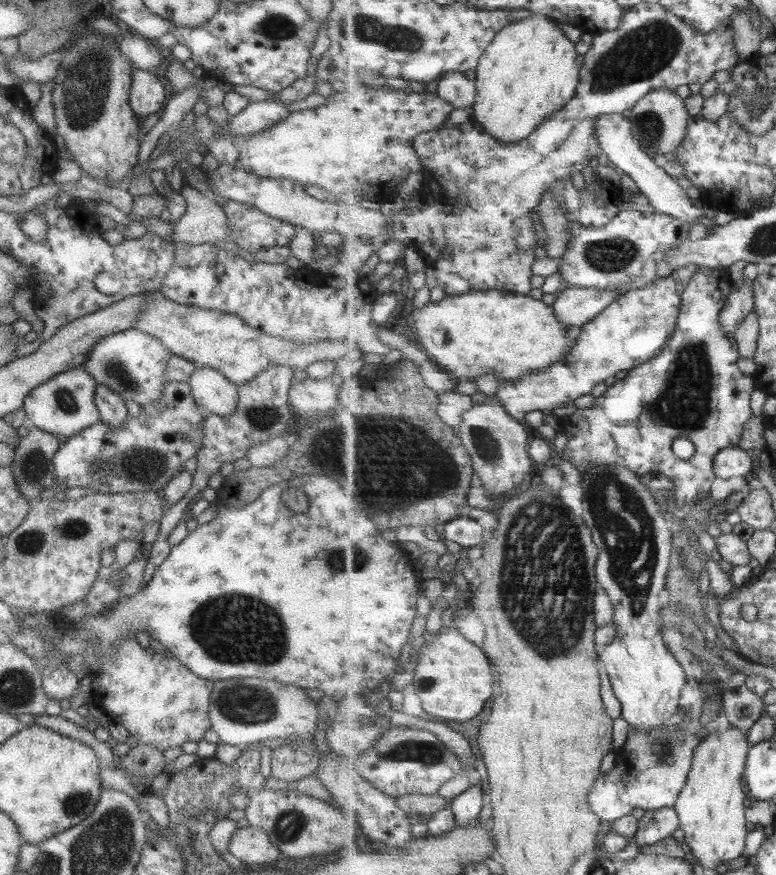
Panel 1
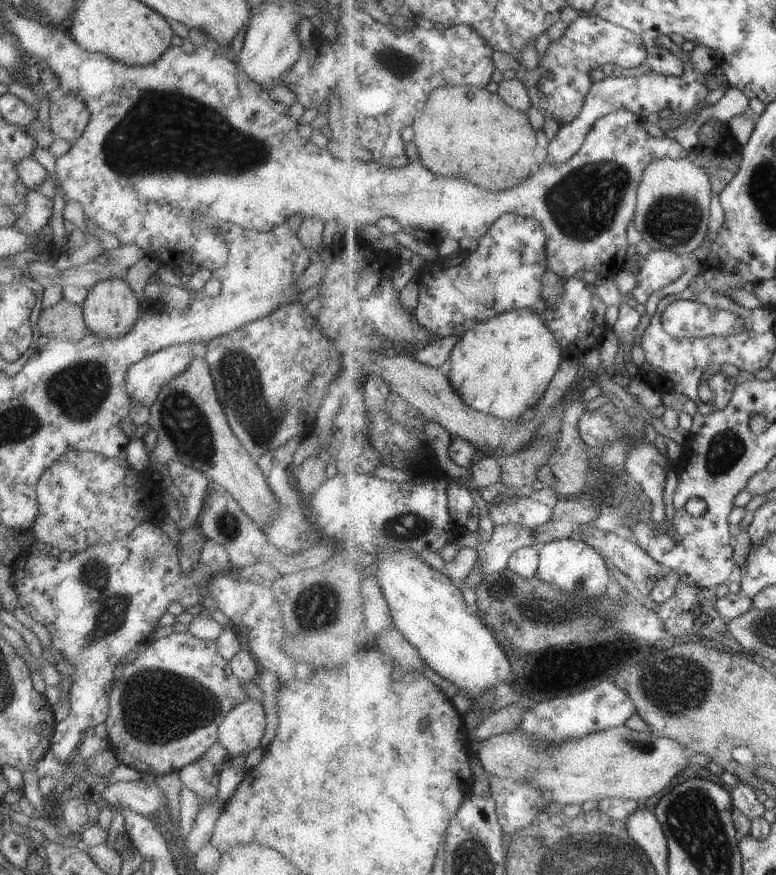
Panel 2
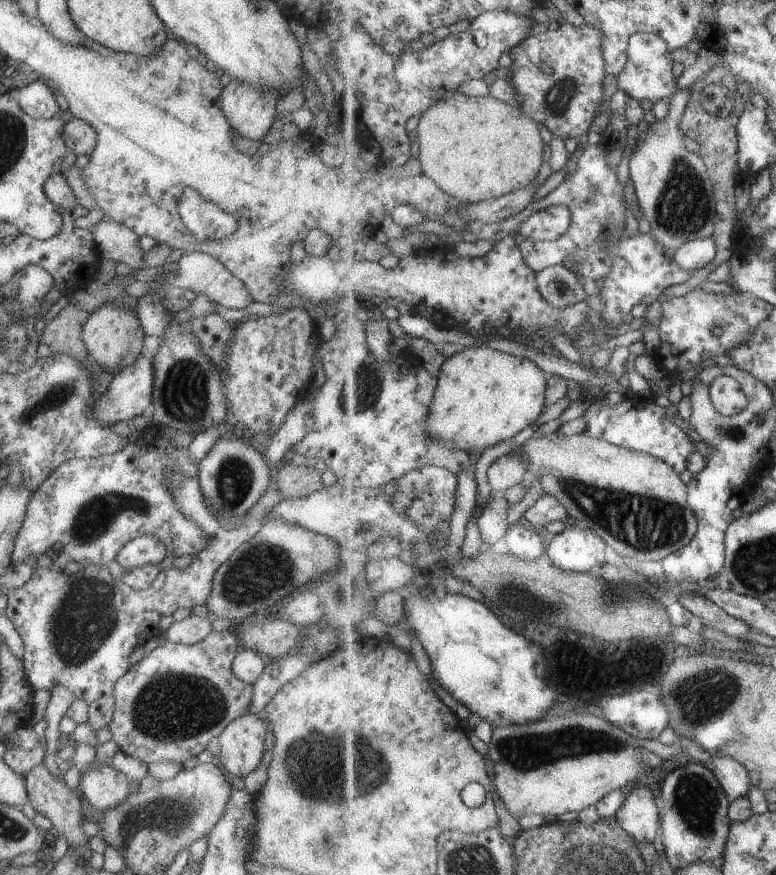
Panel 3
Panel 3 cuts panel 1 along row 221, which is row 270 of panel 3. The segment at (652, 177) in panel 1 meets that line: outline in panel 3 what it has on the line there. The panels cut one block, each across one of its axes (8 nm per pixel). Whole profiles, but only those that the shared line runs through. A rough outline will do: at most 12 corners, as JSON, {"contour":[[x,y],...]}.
{"contour":[[716,238],[688,242],[673,258],[693,275],[714,262]]}

